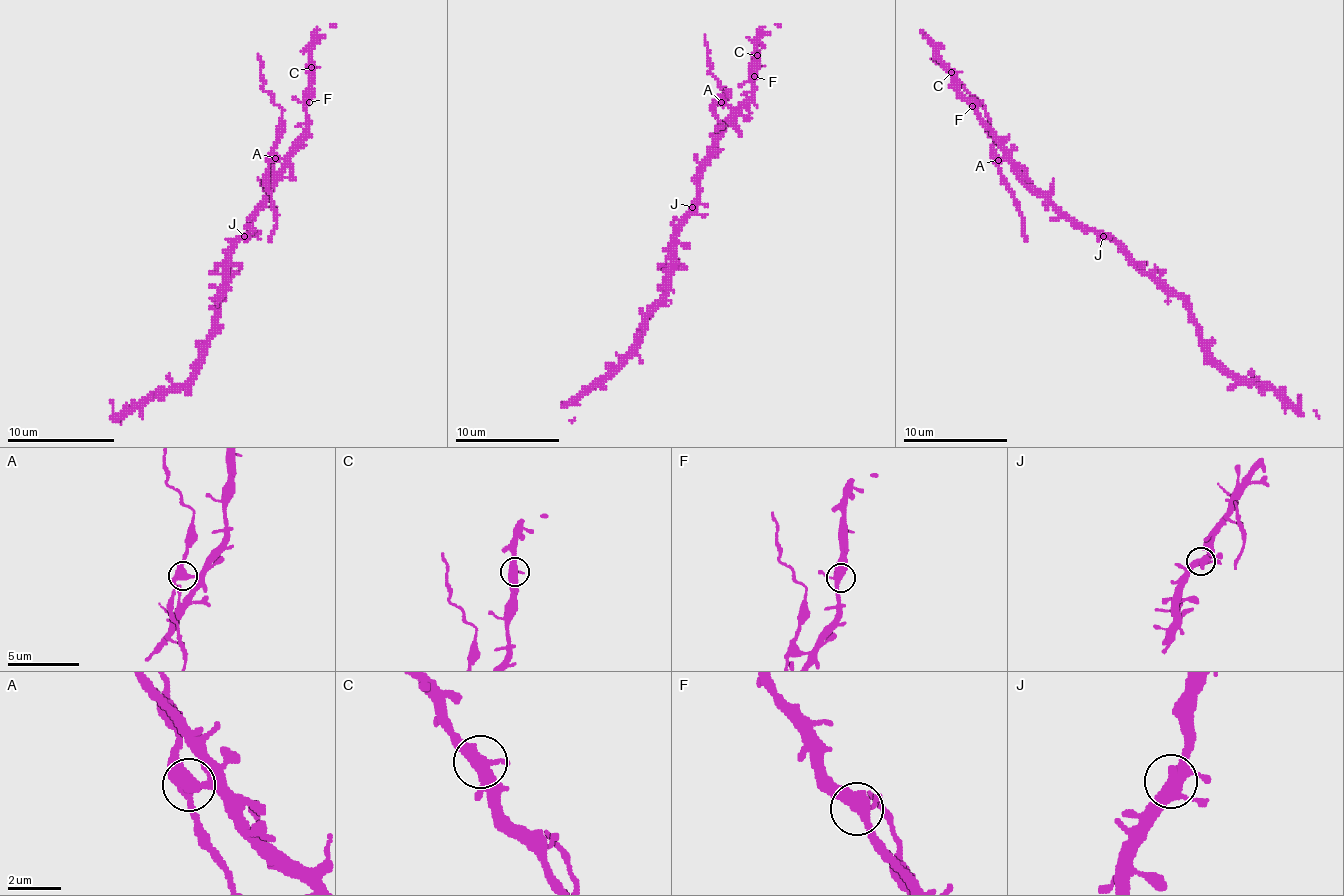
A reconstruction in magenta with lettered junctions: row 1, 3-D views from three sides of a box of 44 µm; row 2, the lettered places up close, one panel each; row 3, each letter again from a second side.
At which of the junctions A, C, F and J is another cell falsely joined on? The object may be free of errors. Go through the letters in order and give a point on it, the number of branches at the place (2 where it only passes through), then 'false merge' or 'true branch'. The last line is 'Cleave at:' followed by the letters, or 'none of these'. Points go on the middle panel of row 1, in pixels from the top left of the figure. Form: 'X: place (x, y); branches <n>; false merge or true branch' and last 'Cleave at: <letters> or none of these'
A: place (721, 102); branches 3; false merge
C: place (757, 55); branches 3; true branch
F: place (754, 76); branches 3; true branch
J: place (692, 207); branches 4; true branch
Cleave at: A

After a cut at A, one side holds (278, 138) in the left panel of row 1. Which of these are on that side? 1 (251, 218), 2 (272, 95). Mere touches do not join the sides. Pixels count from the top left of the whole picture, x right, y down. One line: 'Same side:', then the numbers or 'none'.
Same side: 2

